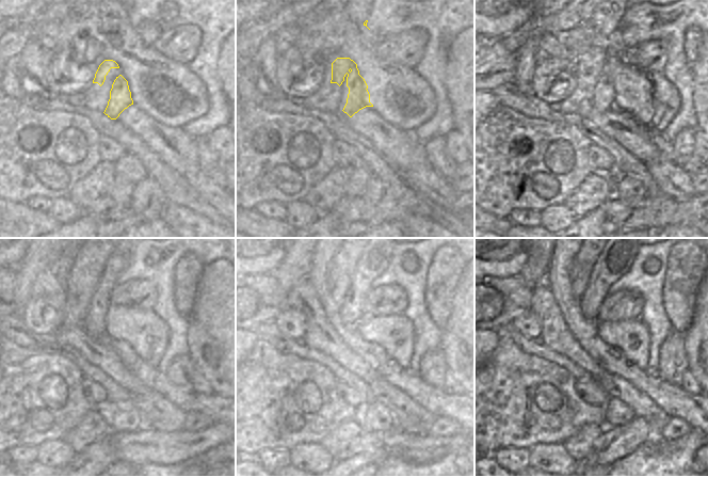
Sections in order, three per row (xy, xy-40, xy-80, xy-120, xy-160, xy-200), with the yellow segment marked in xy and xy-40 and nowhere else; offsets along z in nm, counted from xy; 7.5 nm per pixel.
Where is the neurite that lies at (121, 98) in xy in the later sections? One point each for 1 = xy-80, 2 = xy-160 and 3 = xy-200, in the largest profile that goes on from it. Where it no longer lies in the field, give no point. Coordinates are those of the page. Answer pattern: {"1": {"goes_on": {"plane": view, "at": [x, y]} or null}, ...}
{"1": {"goes_on": {"plane": "xy-80", "at": [586, 68]}}, "2": {"goes_on": {"plane": "xy-160", "at": [374, 259]}}, "3": {"goes_on": {"plane": "xy-200", "at": [615, 259]}}}

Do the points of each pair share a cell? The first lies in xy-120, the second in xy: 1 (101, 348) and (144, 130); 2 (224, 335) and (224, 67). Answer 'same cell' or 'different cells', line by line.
1: same cell
2: same cell

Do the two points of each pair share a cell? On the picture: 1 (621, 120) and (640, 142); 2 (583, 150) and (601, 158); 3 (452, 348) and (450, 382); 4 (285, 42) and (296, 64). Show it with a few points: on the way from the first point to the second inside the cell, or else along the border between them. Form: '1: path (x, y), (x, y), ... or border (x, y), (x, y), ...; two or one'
1: path (627, 125), (632, 128), (633, 136); one
2: path (588, 150), (597, 154); one
3: border (447, 368), (463, 390); two
4: path (289, 47), (295, 59); one

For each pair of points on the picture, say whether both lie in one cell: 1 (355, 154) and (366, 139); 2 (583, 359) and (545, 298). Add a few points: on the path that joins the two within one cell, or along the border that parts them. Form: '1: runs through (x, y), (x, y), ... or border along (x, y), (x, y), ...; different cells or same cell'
1: border along (340, 136), (353, 139), (369, 156); different cells
2: runs through (568, 345), (553, 330), (551, 319), (547, 313); same cell

